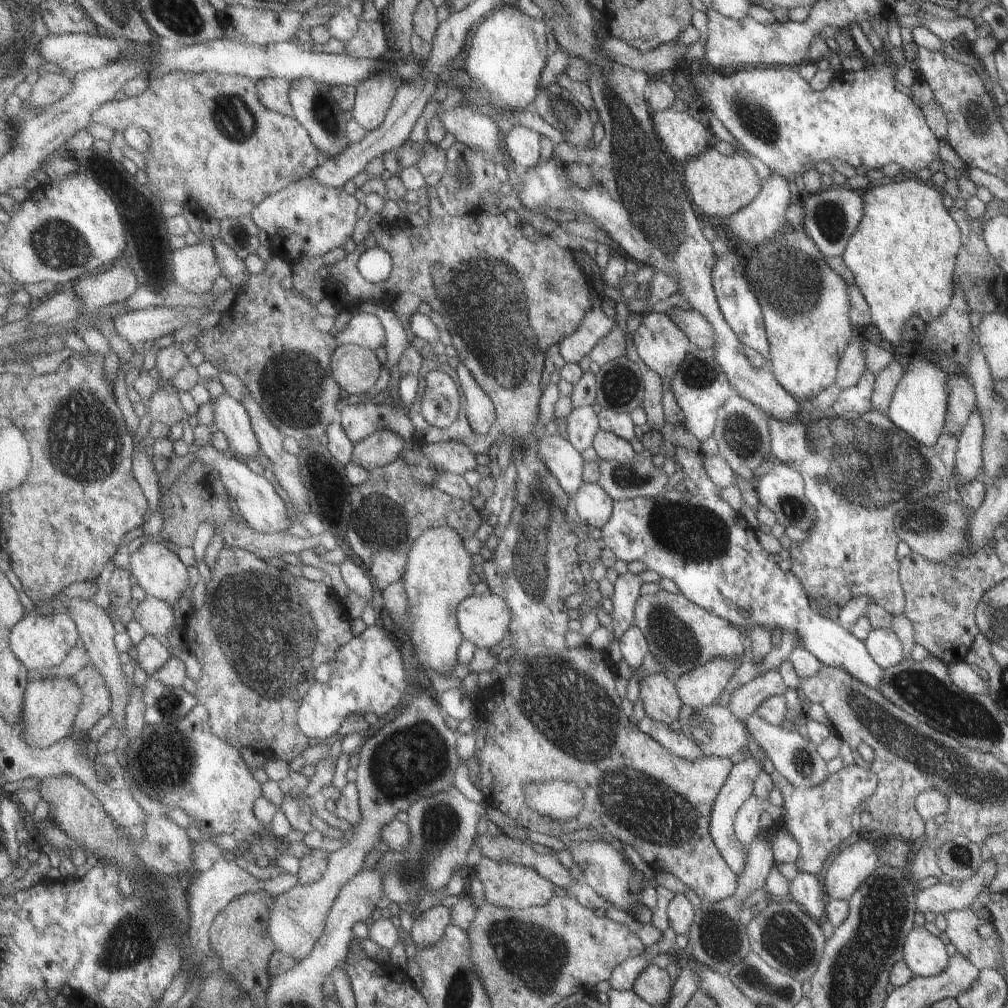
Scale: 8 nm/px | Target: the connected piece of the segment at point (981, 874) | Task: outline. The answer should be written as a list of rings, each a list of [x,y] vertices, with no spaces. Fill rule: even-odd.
[[[993,856],[984,860],[978,866],[977,872],[961,884],[953,886],[950,883],[937,883],[924,889],[916,889],[914,892],[914,907],[916,912],[925,913],[931,911],[944,914],[955,909],[970,909],[970,904],[993,880],[997,872]]]

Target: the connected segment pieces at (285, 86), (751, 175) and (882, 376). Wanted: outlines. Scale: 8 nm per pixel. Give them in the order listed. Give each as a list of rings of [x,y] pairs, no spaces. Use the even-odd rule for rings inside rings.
[[[267,77],[255,84],[260,101],[270,109],[291,116],[294,113],[290,101],[292,82],[285,77]]]
[[[714,146],[685,162],[684,165],[682,176],[685,177],[684,184],[689,192],[689,198],[693,200],[697,212],[706,220],[719,218],[726,220],[735,215],[742,208],[748,207],[763,187],[757,170],[745,156],[737,153],[724,155]]]
[[[894,359],[883,370],[874,373],[874,385],[870,396],[871,409],[884,414],[902,374],[903,369]]]

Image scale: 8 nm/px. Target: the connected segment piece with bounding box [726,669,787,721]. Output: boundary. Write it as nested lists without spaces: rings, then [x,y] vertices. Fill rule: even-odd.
[[[778,669],[765,671],[733,693],[726,706],[739,720],[744,721],[747,715],[755,713],[766,698],[782,695],[787,690],[777,671]]]

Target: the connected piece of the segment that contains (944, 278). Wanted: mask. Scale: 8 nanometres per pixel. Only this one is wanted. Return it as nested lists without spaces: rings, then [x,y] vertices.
[[[901,174],[899,177],[892,178],[889,183],[883,184],[882,186],[875,186],[873,188],[867,187],[860,190],[860,195],[864,204],[862,219],[855,227],[853,234],[849,237],[844,251],[840,256],[842,257],[847,270],[851,272],[854,284],[857,285],[857,288],[861,291],[865,302],[868,304],[871,324],[877,328],[884,341],[889,341],[890,343],[903,342],[903,340],[916,342],[926,325],[928,325],[932,320],[935,320],[938,316],[941,316],[941,313],[950,303],[953,291],[952,276],[954,273],[954,260],[960,245],[960,230],[957,228],[957,225],[951,218],[948,210],[945,209],[941,203],[941,191],[931,182],[926,182],[924,184],[913,175]]]

